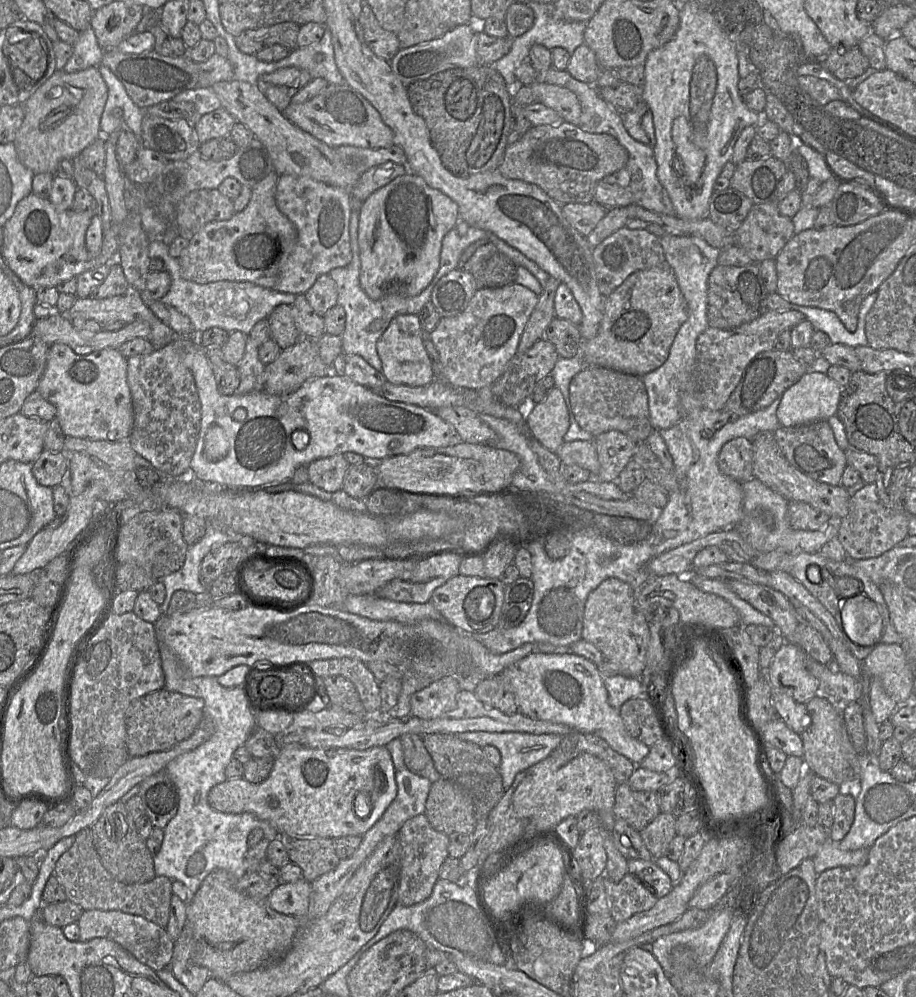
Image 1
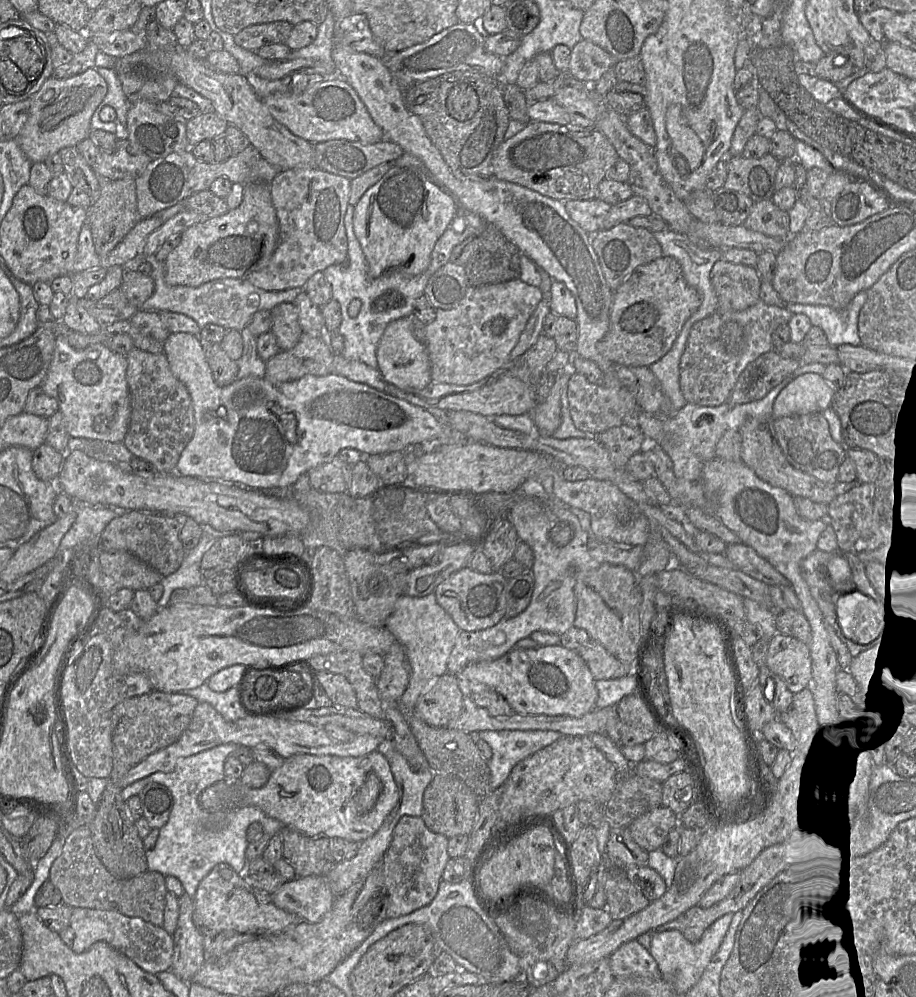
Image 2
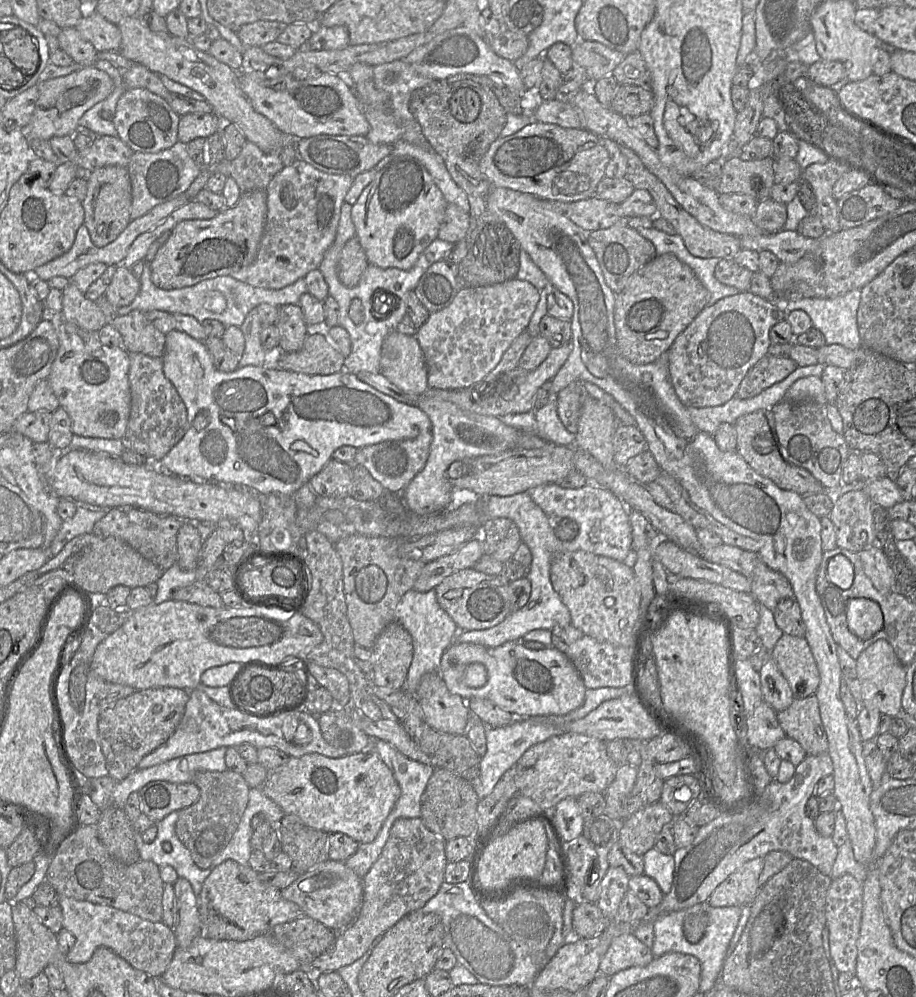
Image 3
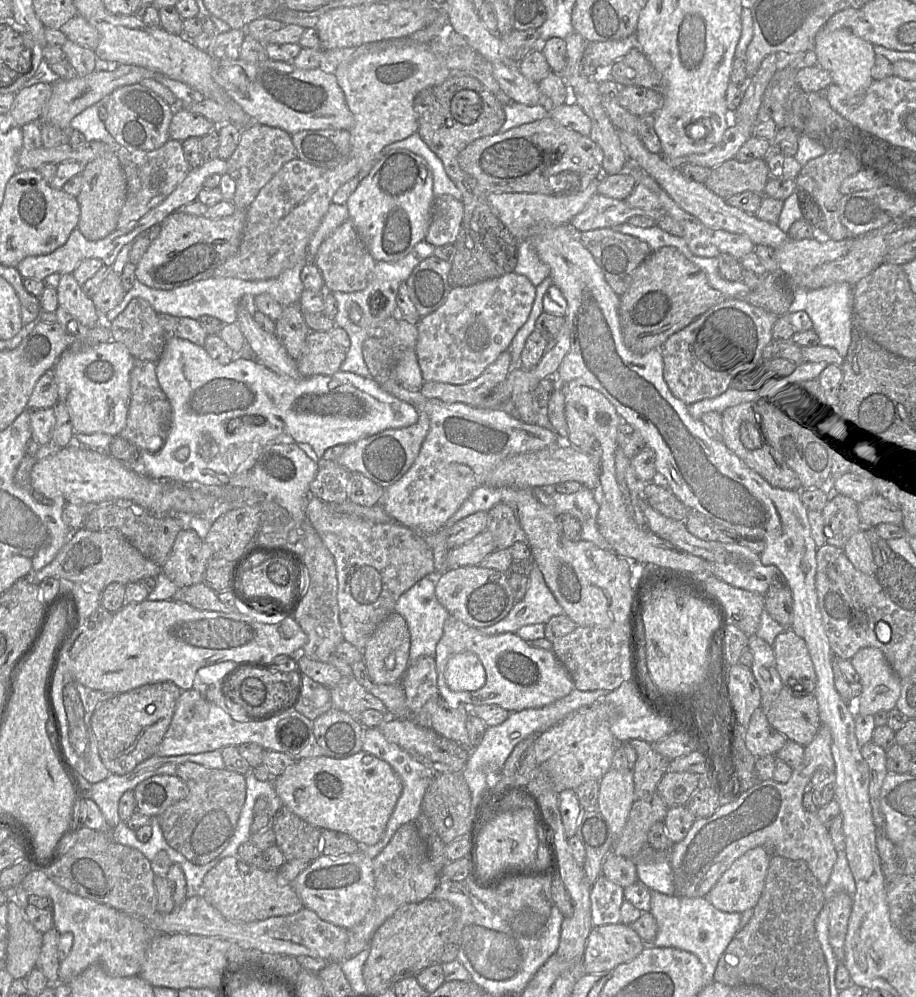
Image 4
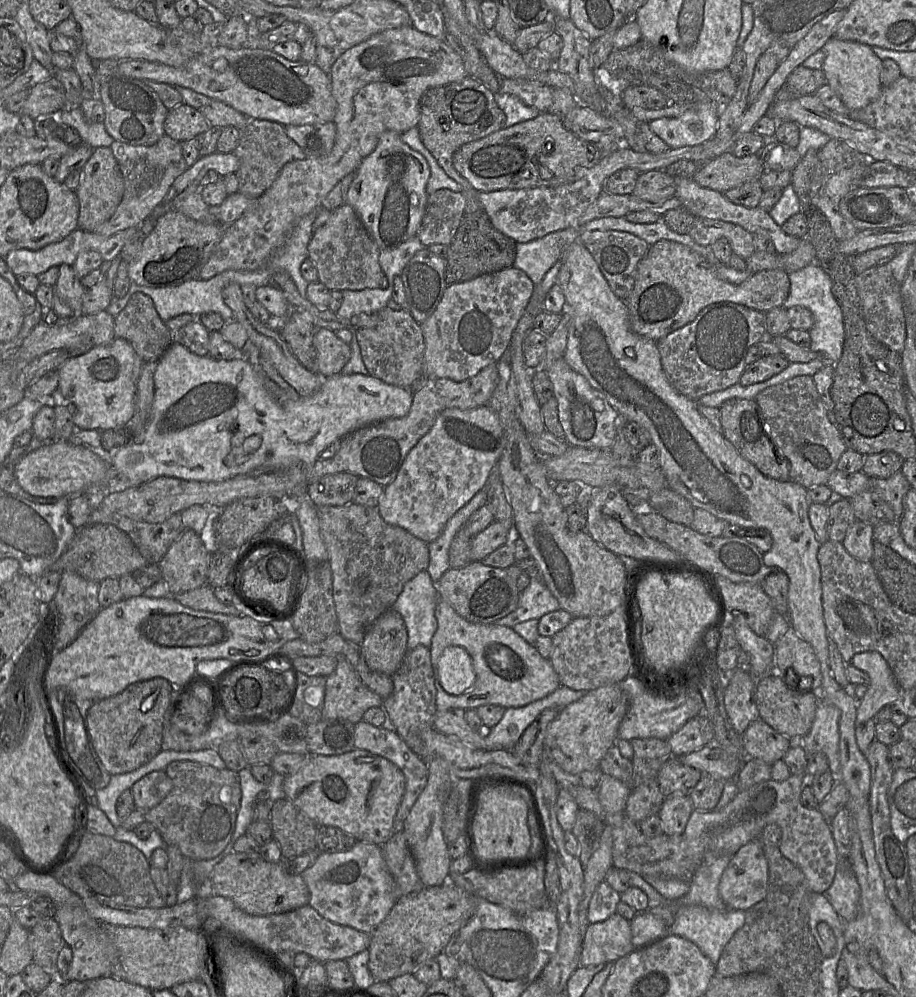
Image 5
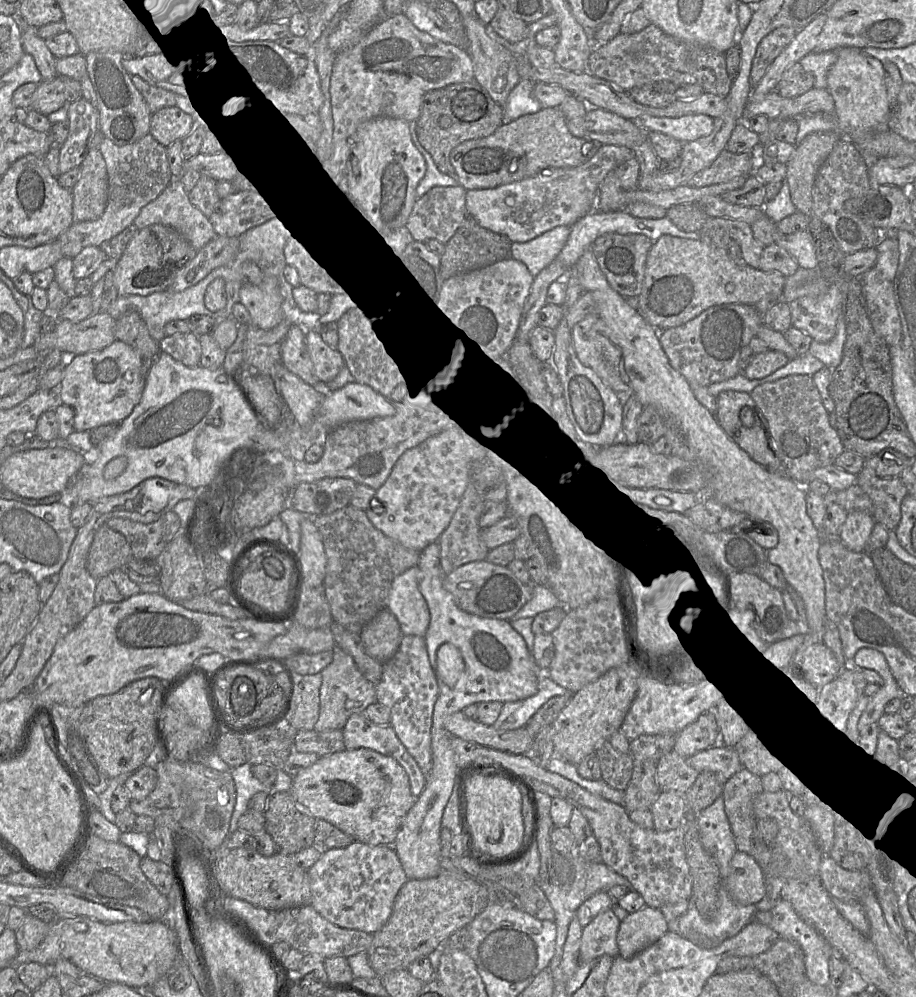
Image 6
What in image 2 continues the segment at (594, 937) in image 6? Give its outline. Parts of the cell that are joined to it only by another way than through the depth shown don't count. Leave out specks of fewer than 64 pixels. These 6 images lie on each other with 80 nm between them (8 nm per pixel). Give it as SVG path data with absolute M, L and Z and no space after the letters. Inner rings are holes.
M637 940L621 945L609 959L611 972L617 979L662 978L656 960Z

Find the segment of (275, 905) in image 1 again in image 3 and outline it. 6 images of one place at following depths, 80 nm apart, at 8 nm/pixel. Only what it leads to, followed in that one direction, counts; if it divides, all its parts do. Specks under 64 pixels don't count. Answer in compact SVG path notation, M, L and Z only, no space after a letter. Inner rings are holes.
M328 859L300 874L292 884L280 891L282 897L297 904L304 915L330 929L341 931L353 922L359 912L363 899L363 879L345 862Z

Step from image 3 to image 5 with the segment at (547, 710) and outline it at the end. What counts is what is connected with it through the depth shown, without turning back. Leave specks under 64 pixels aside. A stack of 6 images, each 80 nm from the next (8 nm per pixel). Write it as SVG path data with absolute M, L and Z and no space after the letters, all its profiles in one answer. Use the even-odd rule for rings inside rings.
M439 599L435 609L437 629L429 647L436 687L436 710L476 709L482 705L518 708L540 700L561 686L550 659L543 658L537 649L512 628L496 624L476 624L462 618L445 600ZM448 646L464 648L472 658L476 674L474 686L461 695L447 693L438 676L438 662Z

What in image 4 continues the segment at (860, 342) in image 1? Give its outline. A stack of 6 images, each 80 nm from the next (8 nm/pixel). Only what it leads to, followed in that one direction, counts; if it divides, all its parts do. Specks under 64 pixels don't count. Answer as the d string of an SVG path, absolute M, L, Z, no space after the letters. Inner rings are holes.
M835 283L819 289L793 290L788 313L805 311L812 321L812 330L819 338L818 345L834 348L844 358L851 343L854 317L854 285Z

